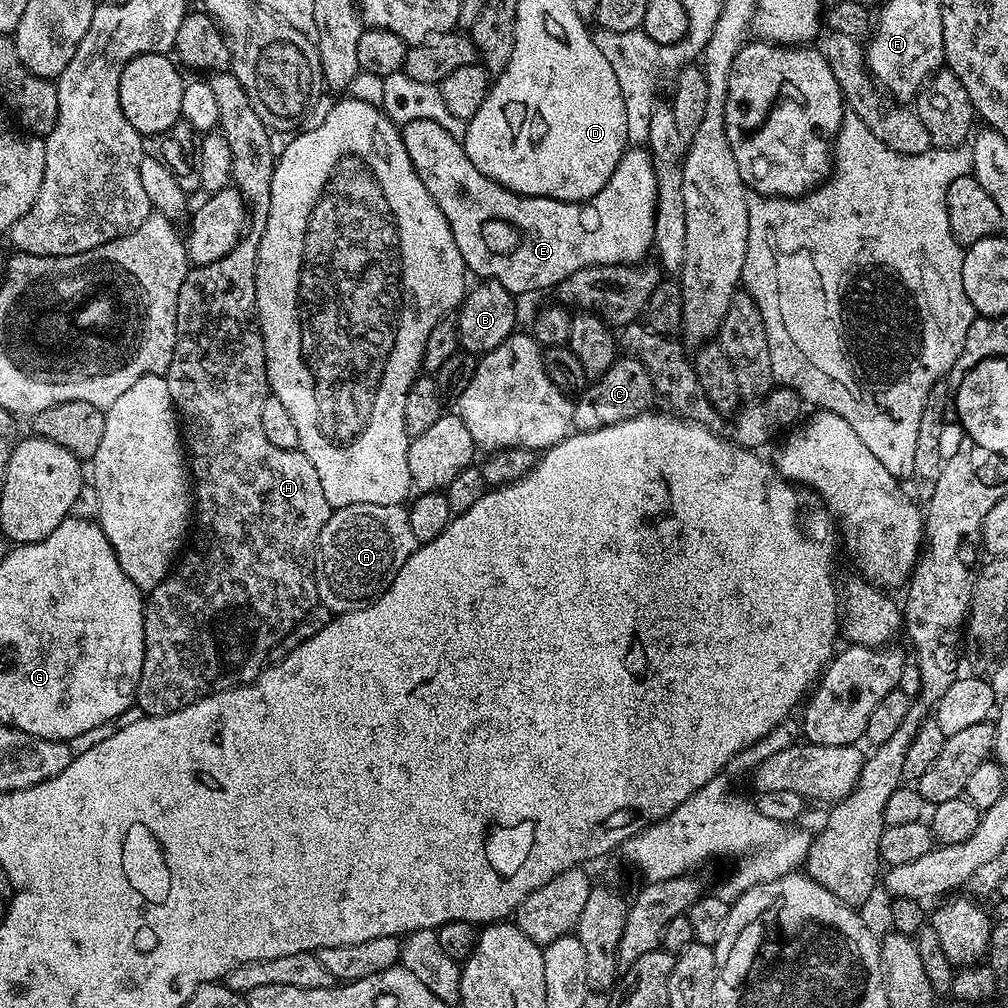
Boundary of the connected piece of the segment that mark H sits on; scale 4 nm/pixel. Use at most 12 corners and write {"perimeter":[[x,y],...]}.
{"perimeter":[[207,77],[250,223],[178,290],[196,541],[147,593],[135,707],[251,684],[316,607],[333,508],[270,446],[256,315],[277,153]]}

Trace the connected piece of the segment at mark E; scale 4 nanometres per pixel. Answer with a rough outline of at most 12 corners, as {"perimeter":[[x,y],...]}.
{"perimeter":[[437,122],[400,137],[465,269],[513,294],[653,251],[656,175],[520,196]]}

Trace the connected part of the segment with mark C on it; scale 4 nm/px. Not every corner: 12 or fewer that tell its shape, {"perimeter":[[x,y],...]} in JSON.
{"perimeter":[[624,354],[572,405],[593,432],[653,407],[652,379]]}

